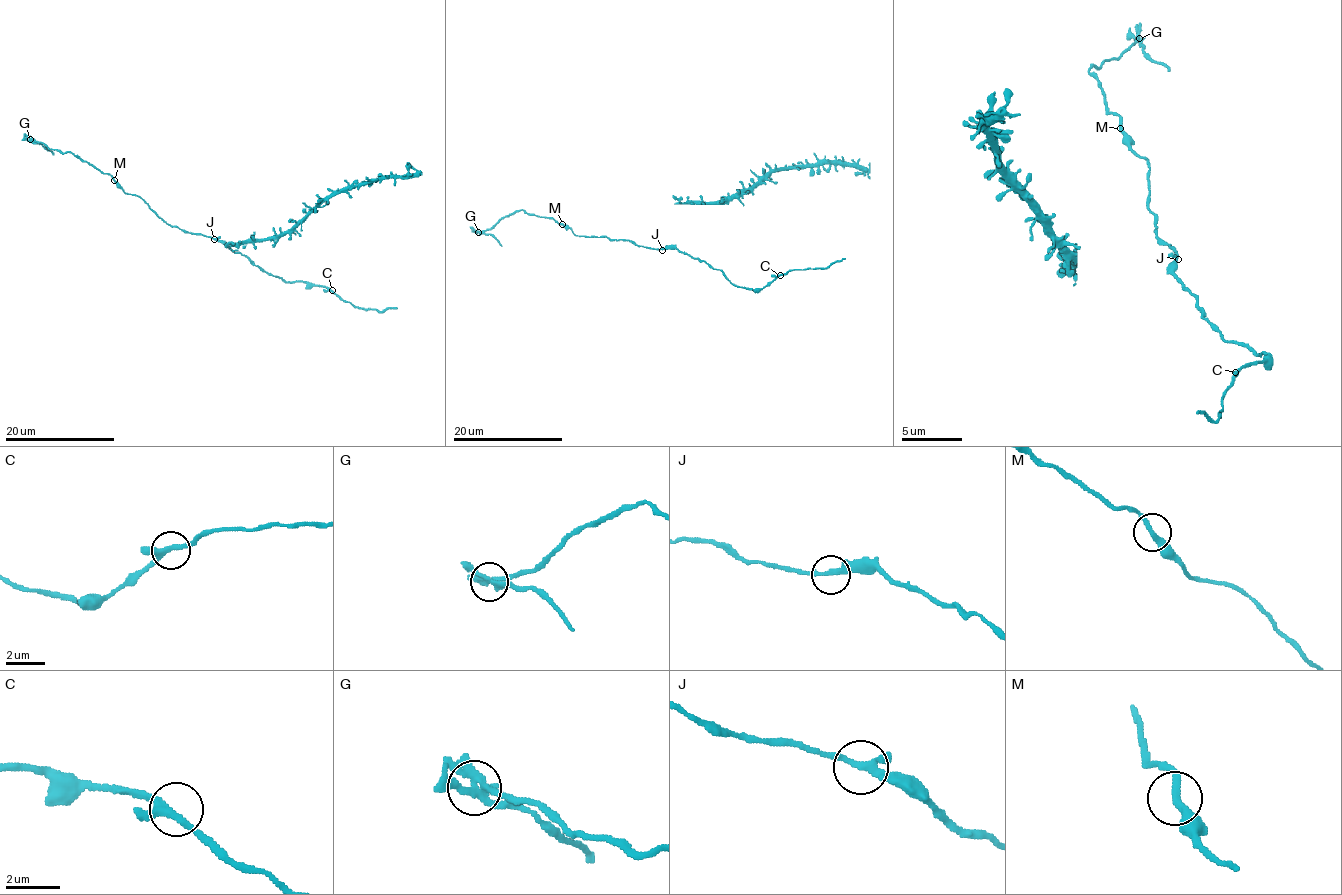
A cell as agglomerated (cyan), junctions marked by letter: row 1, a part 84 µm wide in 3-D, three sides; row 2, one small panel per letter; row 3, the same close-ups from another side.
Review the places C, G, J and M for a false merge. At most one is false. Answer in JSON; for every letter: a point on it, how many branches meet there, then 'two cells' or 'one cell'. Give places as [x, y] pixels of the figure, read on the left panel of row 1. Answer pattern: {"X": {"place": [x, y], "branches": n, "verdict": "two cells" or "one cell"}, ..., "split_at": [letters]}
{"C": {"place": [332, 290], "branches": 3, "verdict": "one cell"}, "G": {"place": [30, 139], "branches": 5, "verdict": "two cells"}, "J": {"place": [214, 239], "branches": 3, "verdict": "one cell"}, "M": {"place": [114, 180], "branches": 2, "verdict": "one cell"}, "split_at": ["G"]}

